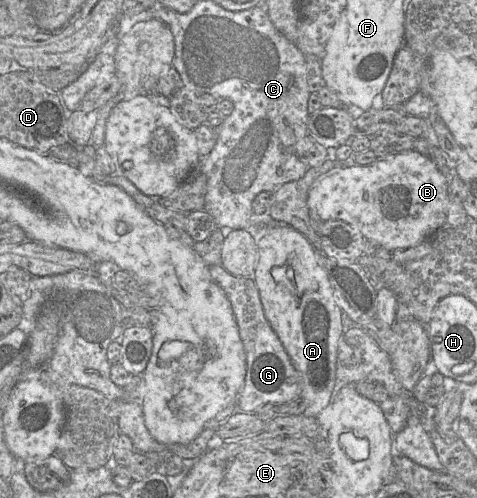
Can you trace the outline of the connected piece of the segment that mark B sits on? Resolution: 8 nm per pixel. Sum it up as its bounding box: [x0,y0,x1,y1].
[308,150,449,251]

